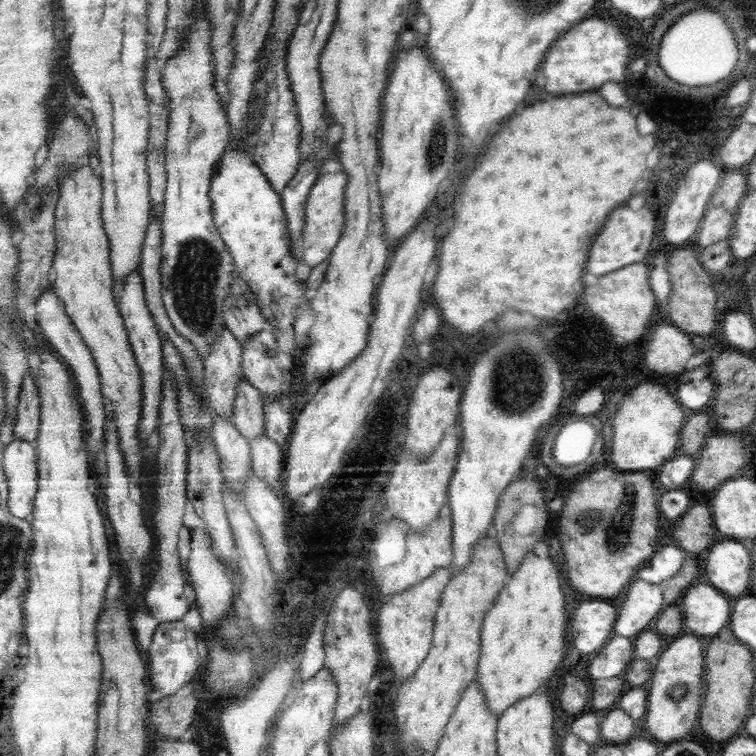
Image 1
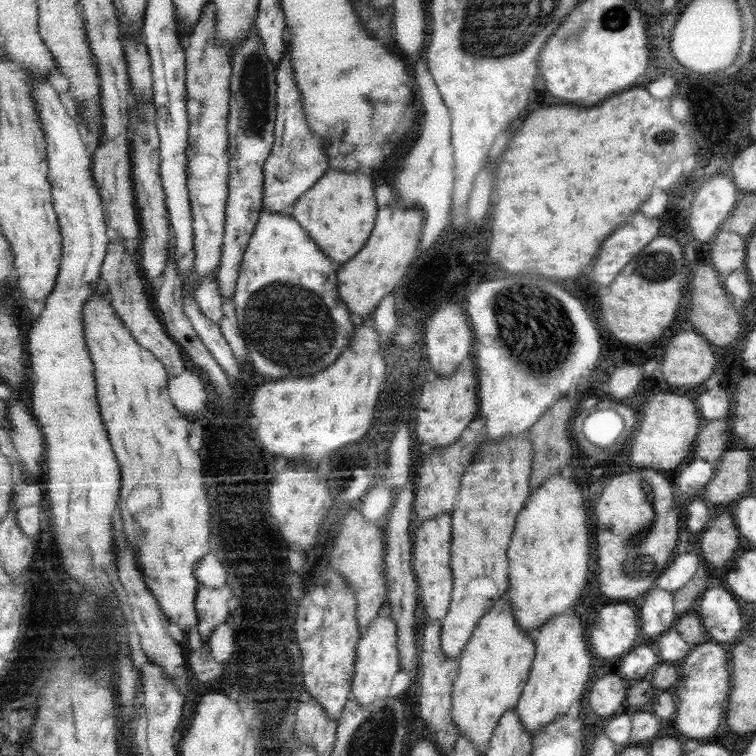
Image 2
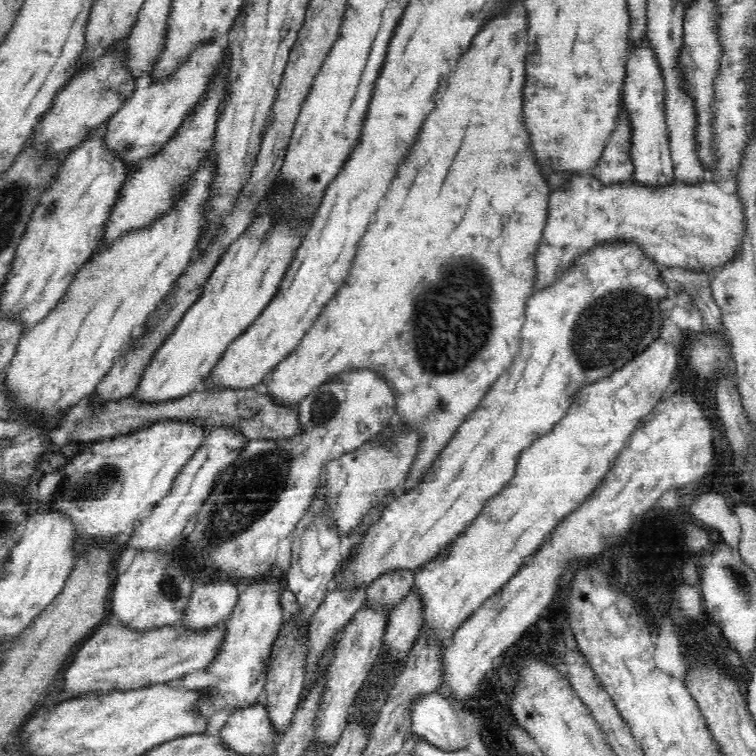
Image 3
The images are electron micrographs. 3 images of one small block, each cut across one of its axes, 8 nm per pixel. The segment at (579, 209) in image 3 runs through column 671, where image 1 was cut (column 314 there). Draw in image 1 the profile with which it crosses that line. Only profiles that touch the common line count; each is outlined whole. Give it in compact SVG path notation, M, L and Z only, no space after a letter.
M345 171L324 172L311 189L306 206L305 228L300 243L300 257L303 264L312 267L319 266L329 259L333 248L339 244L345 222L347 222L347 207L345 207L347 184L349 184L349 174Z

